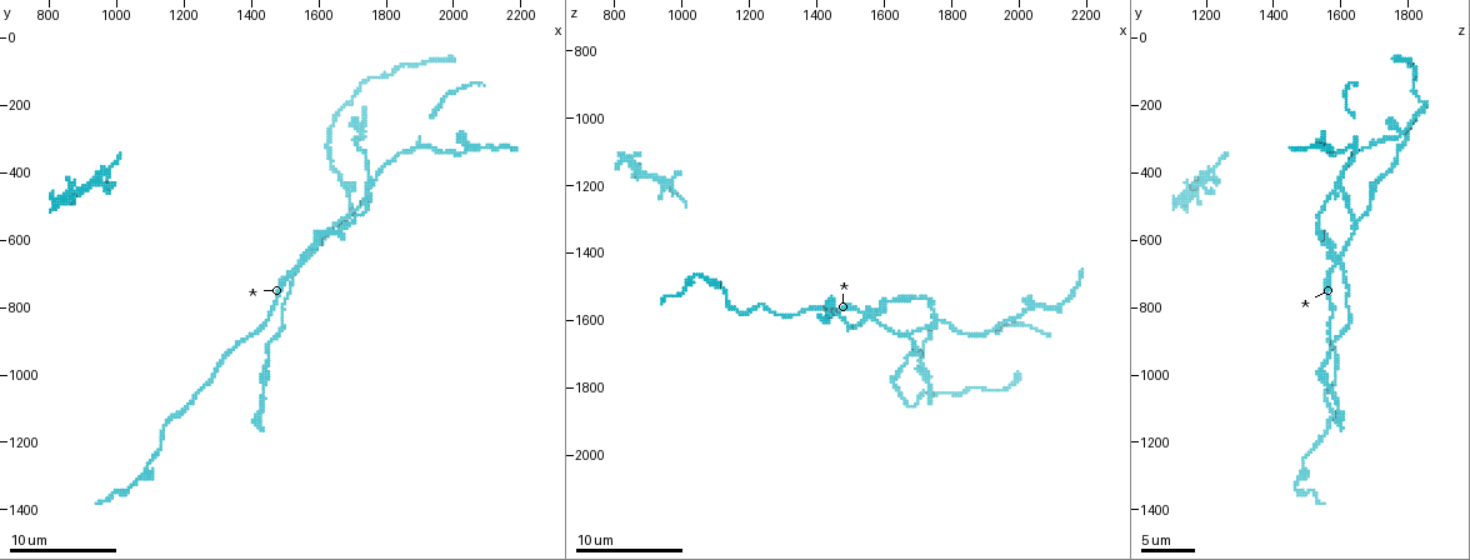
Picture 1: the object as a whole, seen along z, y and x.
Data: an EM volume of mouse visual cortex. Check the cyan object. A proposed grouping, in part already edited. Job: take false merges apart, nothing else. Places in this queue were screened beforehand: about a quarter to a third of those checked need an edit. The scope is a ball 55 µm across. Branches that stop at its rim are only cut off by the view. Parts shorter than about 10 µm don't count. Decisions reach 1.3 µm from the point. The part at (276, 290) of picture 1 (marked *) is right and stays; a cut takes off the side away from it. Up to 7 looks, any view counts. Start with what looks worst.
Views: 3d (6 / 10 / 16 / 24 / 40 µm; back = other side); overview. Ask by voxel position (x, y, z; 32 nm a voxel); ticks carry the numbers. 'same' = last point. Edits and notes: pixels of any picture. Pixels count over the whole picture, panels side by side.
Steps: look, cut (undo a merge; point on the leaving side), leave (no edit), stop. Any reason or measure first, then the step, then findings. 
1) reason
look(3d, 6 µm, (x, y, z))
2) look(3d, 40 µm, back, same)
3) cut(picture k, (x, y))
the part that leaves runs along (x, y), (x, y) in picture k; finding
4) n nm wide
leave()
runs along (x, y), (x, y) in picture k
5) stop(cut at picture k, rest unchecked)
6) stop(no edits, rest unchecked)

looks like a crossing
look(3d, 6 µm, (1540, 660, 1600))

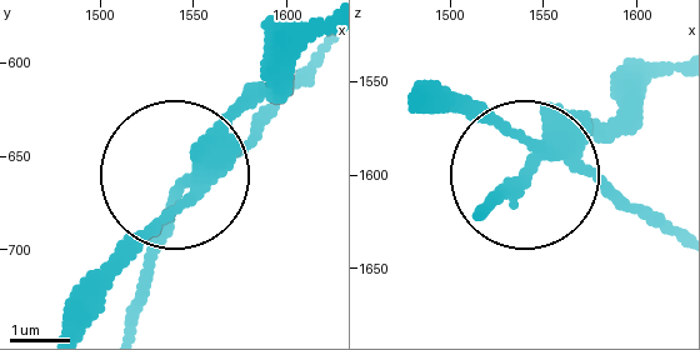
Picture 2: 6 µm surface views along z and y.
cut(picture 2, (260, 93))
the part that leaves runs along (204, 159), (324, 34) in picture 2; a second neuron is stuck on

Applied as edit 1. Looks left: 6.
a fork
look(3d, 6 µm, (1680, 550, 1640))

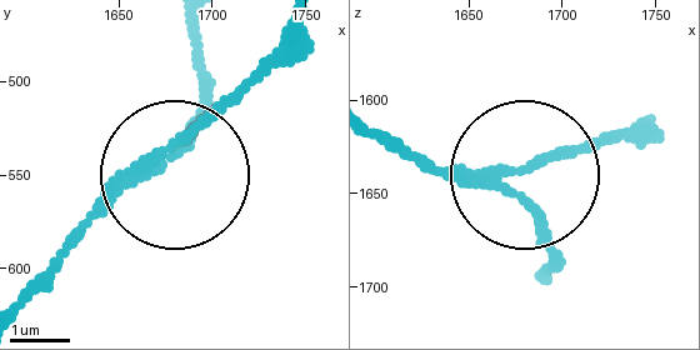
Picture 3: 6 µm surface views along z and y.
cut(picture 3, (535, 215))
two neurons meet here

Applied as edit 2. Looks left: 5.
look(overview)

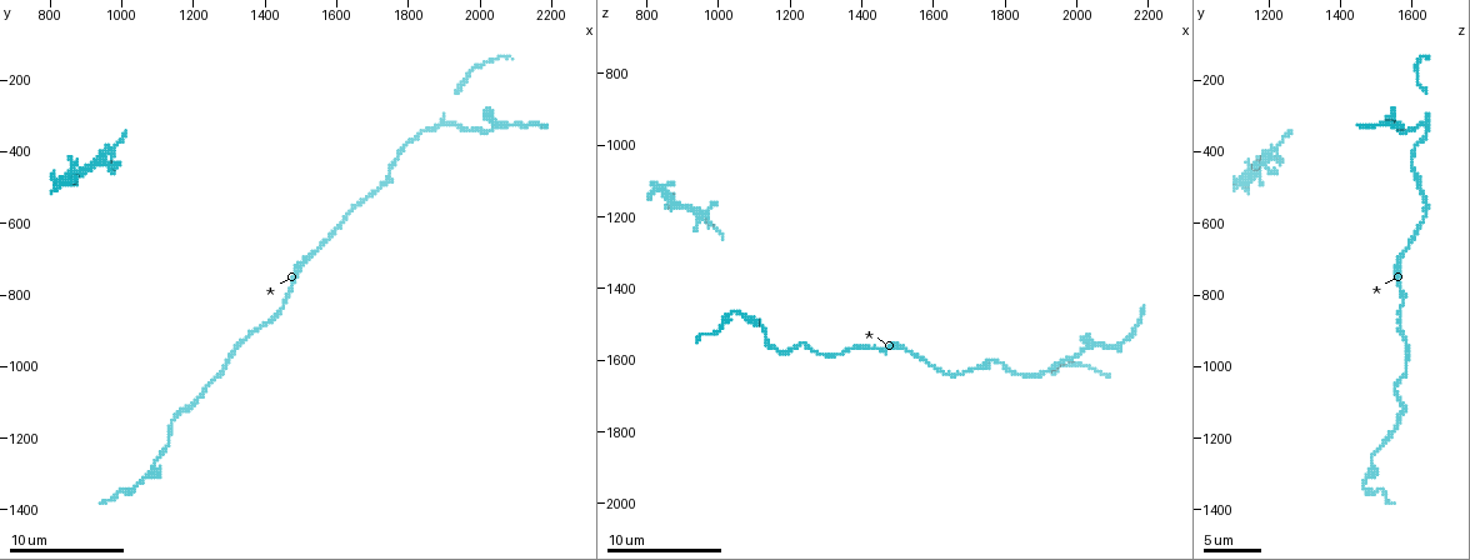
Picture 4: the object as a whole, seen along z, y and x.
sudden change in width
look(3d, 16 µm, (980, 460, 1210))

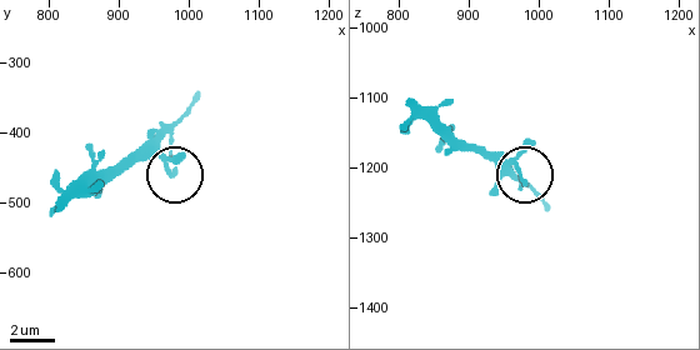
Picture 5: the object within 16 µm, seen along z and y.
look(3d, 6 µm, (970, 455, 1210))

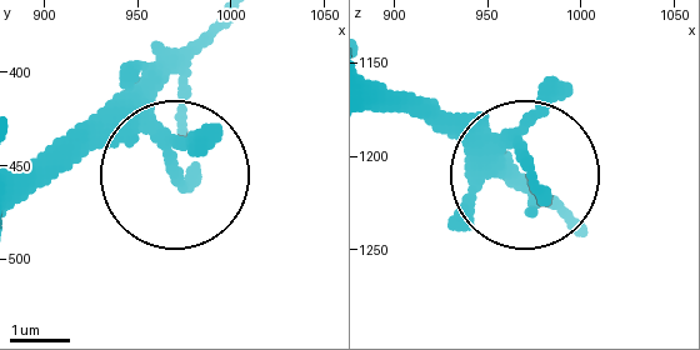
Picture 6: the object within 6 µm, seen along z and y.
leave()
one neuron here

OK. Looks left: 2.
stop(cut at picture 2, cut at picture 3, rest unchecked)

